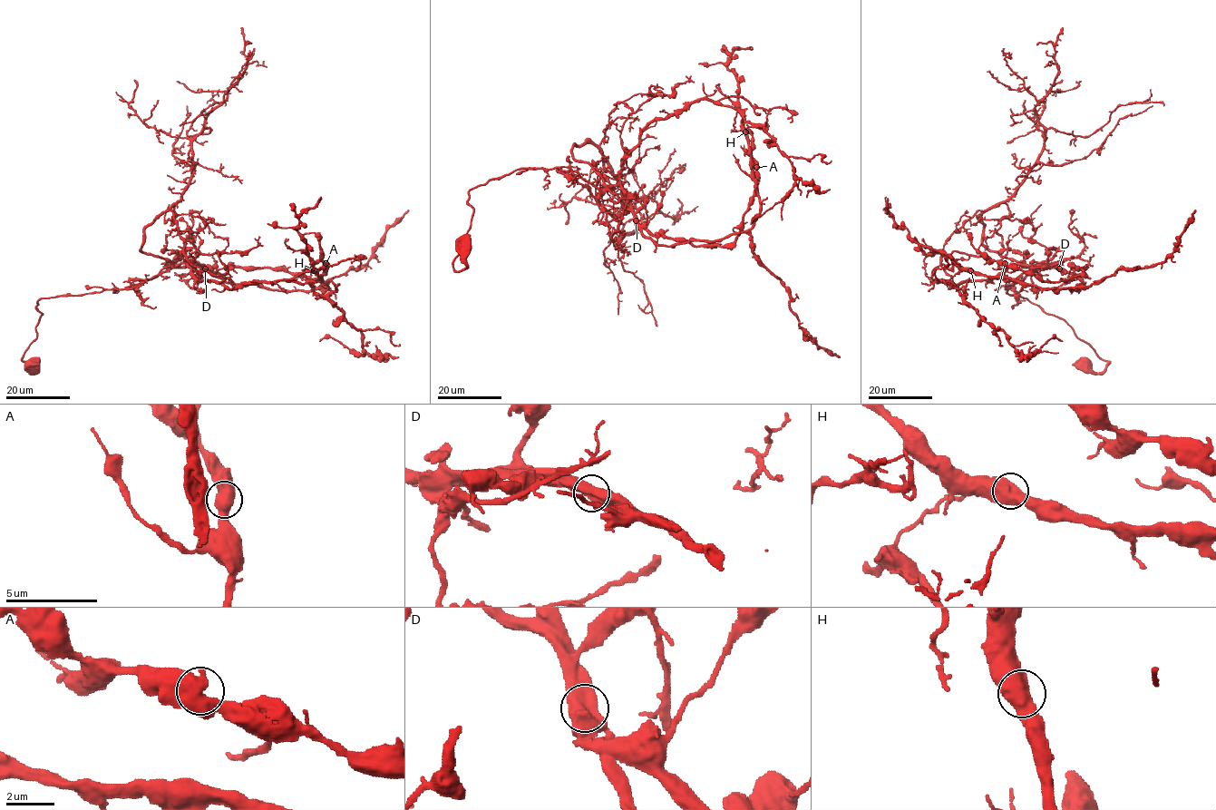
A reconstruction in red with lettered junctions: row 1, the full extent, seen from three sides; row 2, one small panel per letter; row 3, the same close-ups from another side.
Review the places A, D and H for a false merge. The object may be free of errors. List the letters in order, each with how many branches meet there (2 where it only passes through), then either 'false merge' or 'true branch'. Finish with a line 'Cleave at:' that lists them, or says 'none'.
A: 2 | true branch
D: 2 | false merge
H: 2 | true branch
Cleave at: D

